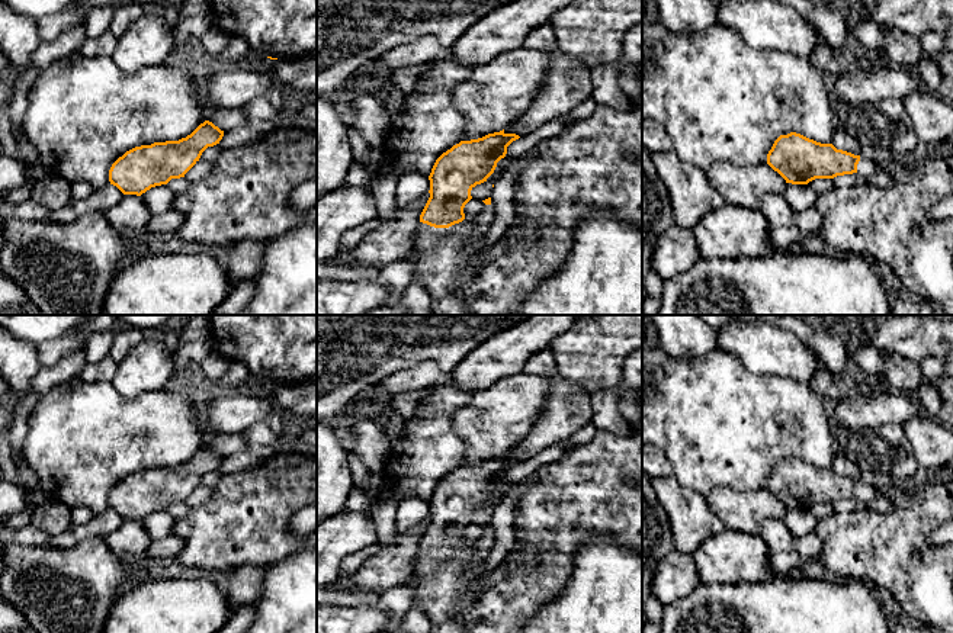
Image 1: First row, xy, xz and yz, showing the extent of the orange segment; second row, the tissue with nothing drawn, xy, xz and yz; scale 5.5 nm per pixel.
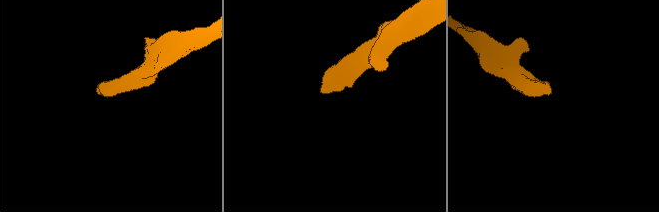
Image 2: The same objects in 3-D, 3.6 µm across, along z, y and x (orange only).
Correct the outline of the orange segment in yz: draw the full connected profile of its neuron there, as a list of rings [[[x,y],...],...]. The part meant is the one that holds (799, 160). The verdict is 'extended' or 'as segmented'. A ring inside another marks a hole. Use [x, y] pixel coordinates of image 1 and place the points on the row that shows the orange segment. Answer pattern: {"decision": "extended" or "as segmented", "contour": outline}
{"decision": "extended", "contour": [[[796,132],[780,135],[774,141],[767,154],[767,164],[792,184],[808,184],[815,179],[834,179],[853,173],[863,176],[880,173],[879,163]]]}

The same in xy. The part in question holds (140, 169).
{"decision": "as segmented", "contour": [[[205,121],[179,141],[154,142],[126,151],[109,170],[109,181],[123,195],[141,196],[155,186],[167,184],[199,161],[208,147],[219,144],[224,131]]]}

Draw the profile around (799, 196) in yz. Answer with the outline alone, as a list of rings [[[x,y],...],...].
[[[787,183],[782,196],[796,212],[800,212],[809,208],[815,208],[819,193],[808,184]]]

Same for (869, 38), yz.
[[[851,17],[848,23],[851,44],[867,57],[876,57],[885,46],[885,33],[880,26],[870,20]]]

